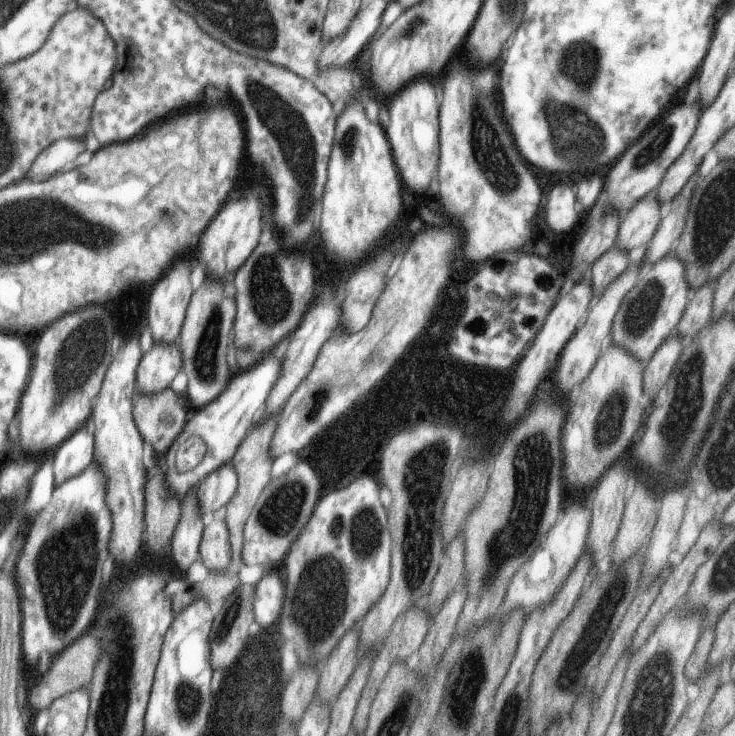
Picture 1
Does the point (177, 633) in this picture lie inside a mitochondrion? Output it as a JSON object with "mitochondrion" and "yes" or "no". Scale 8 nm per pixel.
{"mitochondrion":"no"}

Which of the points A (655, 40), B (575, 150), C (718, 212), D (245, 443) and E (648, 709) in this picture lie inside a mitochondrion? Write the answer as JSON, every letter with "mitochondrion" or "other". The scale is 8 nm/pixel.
{"A":"other","B":"mitochondrion","C":"mitochondrion","D":"other","E":"mitochondrion"}

